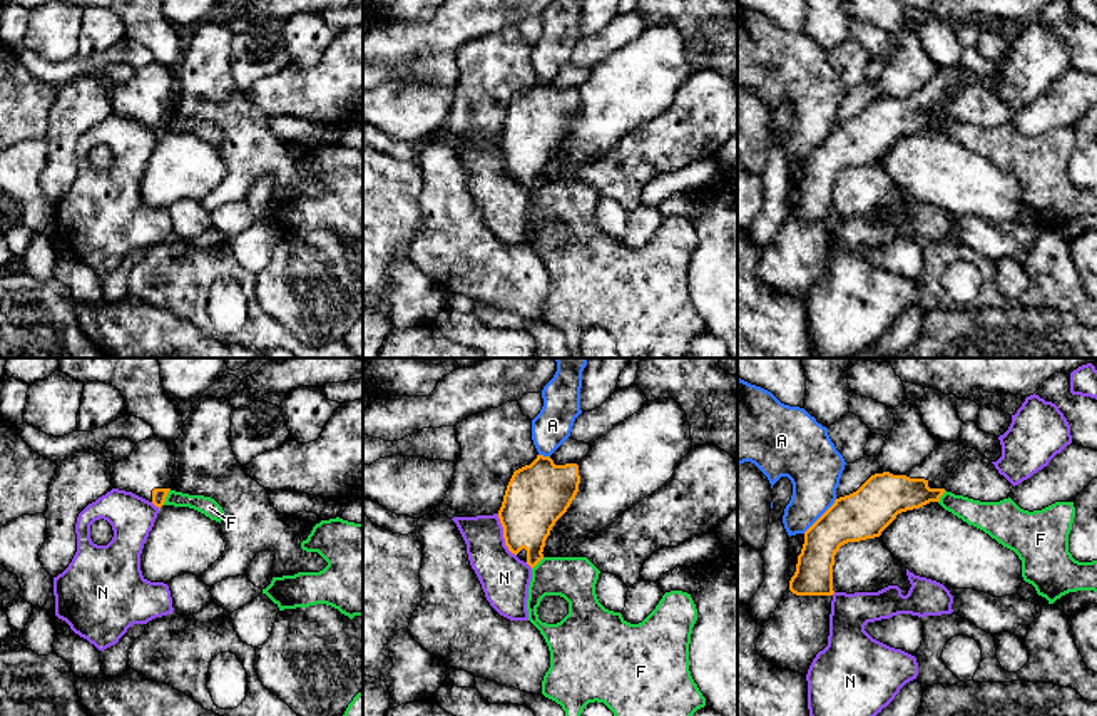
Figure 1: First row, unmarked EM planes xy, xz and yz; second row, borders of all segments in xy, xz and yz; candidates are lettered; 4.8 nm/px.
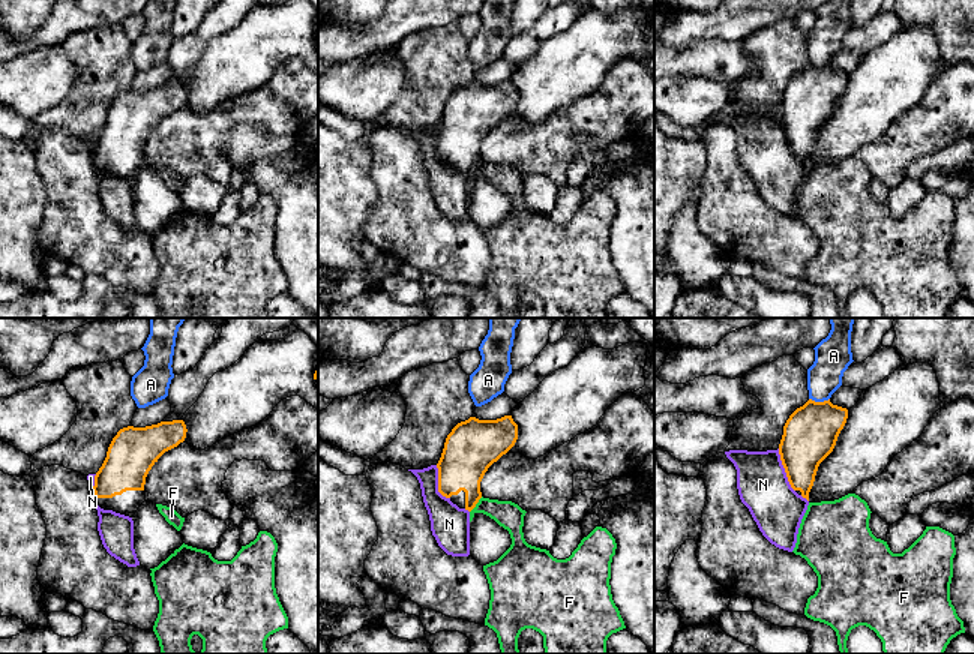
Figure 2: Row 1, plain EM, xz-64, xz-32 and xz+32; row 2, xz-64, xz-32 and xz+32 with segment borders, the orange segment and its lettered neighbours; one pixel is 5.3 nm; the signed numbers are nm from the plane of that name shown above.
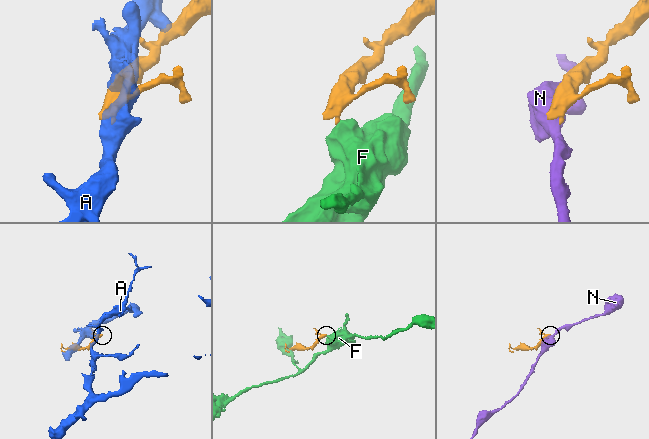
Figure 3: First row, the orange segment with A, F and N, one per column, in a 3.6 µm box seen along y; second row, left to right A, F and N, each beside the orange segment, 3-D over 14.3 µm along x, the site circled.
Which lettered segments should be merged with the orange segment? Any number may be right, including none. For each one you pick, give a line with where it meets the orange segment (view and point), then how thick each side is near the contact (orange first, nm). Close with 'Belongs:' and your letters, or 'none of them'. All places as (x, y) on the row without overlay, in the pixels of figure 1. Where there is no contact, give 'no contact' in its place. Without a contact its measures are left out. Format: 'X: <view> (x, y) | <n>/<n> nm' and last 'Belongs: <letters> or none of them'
Belongs: none of them

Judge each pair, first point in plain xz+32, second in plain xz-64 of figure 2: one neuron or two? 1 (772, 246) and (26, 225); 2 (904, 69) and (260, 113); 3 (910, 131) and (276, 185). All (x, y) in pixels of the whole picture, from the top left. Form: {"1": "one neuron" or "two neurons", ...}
{"1": "two neurons", "2": "two neurons", "3": "two neurons"}

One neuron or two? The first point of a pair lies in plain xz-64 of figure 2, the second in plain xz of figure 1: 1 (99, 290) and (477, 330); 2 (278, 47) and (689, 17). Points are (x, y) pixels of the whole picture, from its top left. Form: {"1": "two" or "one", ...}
{"1": "two", "2": "two"}

